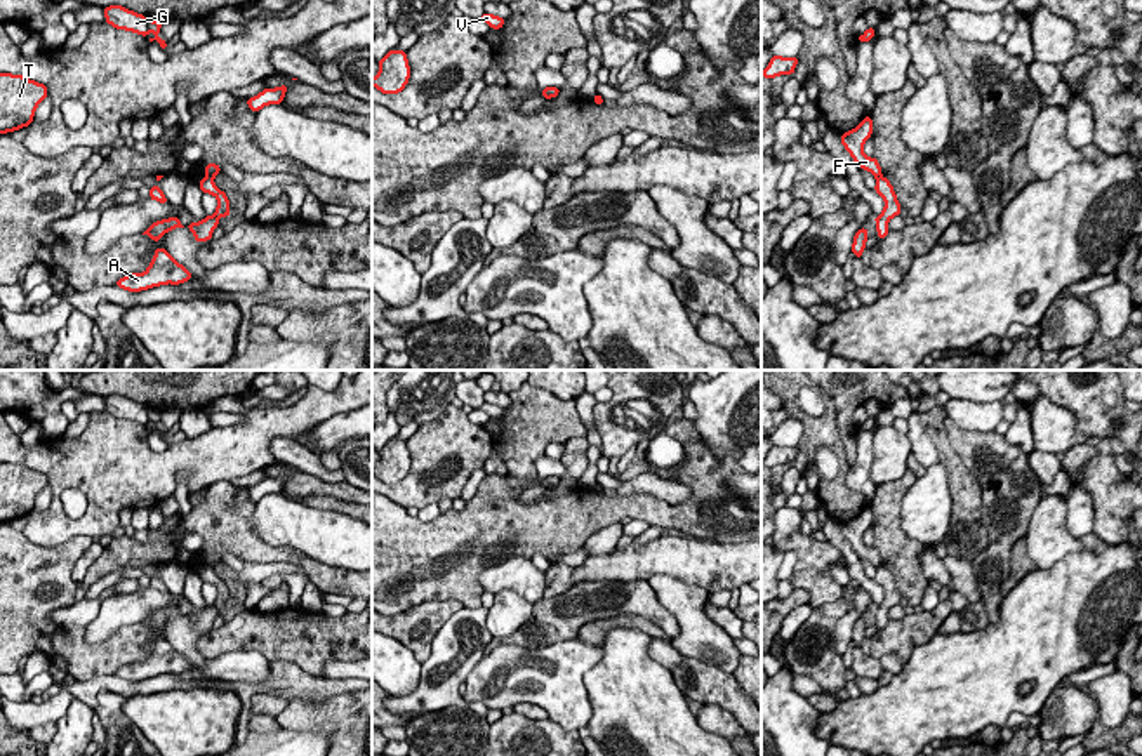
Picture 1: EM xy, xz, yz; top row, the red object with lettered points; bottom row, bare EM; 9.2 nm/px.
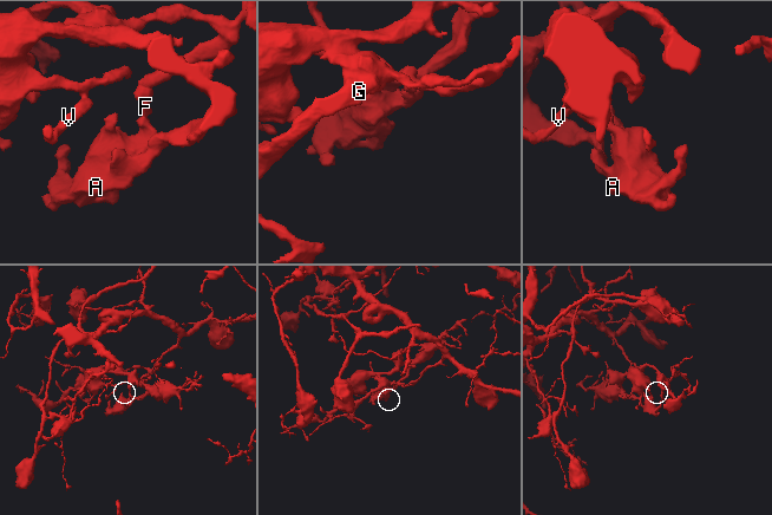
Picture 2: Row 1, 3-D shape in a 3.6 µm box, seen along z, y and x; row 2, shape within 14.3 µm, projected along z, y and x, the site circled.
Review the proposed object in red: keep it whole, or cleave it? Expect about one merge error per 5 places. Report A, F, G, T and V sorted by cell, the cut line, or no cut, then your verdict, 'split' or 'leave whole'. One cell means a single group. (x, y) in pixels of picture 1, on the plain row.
A G T V / F; cut in yz along (880, 563), (876, 567); split

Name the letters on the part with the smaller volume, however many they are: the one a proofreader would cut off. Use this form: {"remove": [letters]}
{"remove": ["A", "G", "T", "V"]}

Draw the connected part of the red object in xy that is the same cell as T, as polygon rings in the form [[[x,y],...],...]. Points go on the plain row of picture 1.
[[[0,462],[0,523],[28,516],[47,483],[43,473],[23,464]]]

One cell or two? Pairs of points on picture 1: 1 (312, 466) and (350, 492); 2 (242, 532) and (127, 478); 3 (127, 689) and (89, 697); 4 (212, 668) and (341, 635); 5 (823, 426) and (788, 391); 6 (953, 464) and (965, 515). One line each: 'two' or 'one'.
1: two
2: two
3: one
4: two
5: one
6: one

